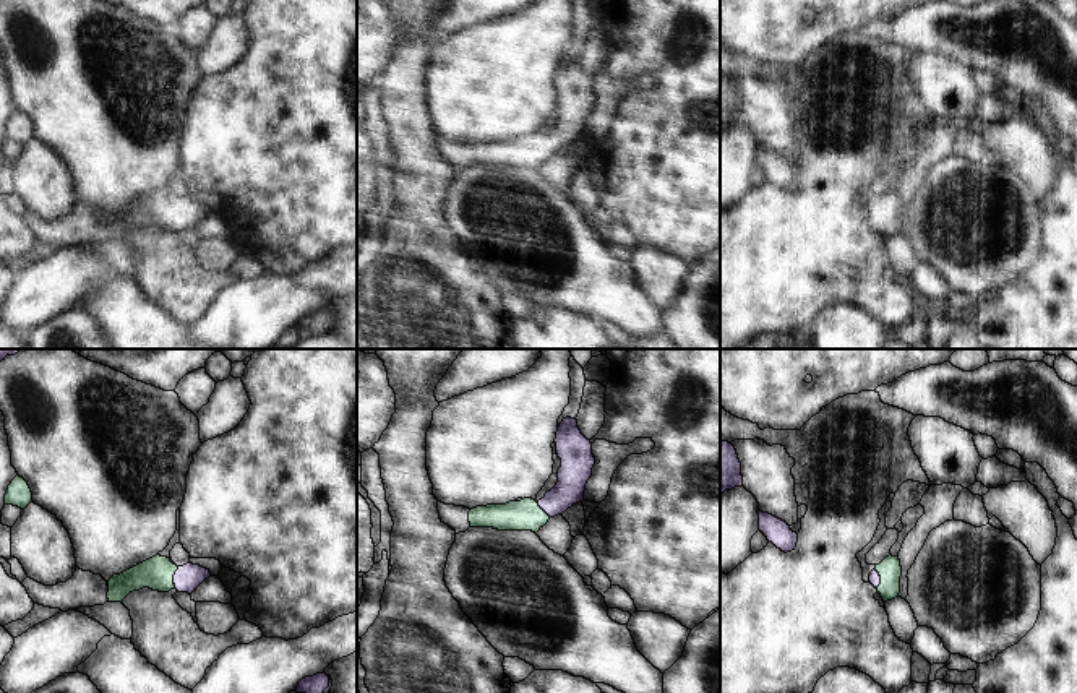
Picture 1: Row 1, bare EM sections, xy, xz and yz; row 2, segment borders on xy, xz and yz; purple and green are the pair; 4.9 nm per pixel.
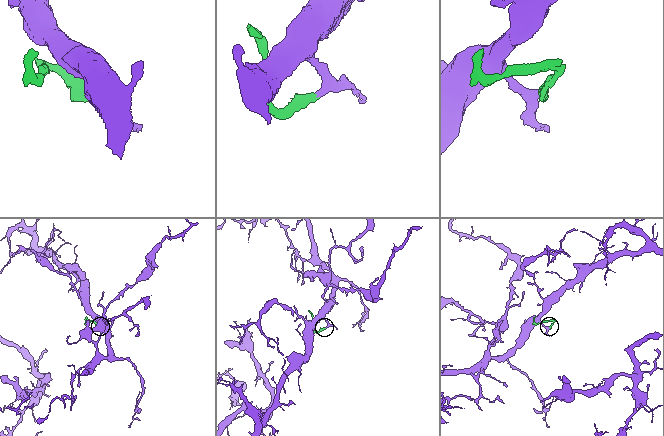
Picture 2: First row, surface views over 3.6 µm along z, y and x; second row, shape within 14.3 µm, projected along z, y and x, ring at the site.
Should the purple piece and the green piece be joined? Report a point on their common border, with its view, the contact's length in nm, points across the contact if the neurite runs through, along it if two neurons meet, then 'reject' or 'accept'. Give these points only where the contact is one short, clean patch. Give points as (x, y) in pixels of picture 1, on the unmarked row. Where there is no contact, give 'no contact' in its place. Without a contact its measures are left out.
xy (174, 215) | 110 nm | across xy (187, 215), (174, 215), (156, 210) | accept

